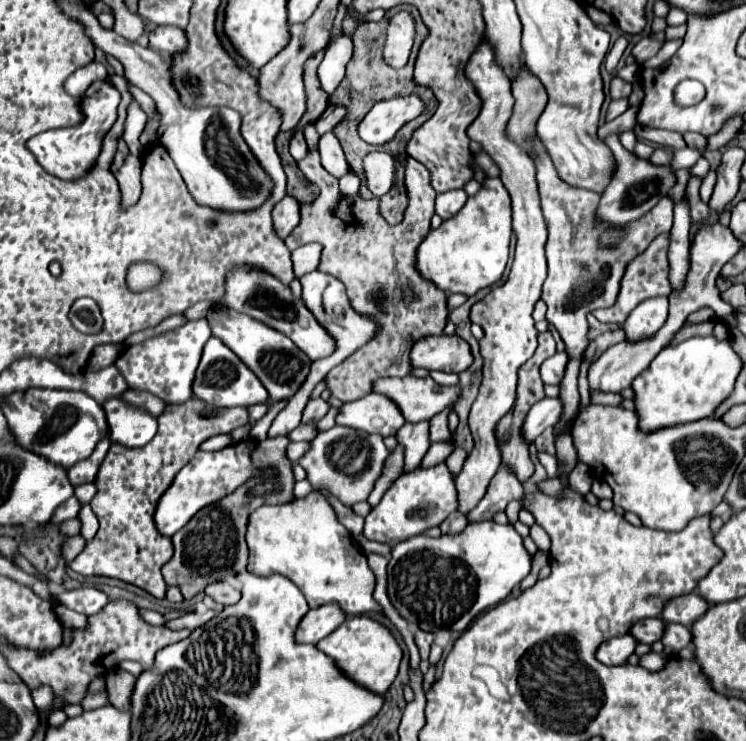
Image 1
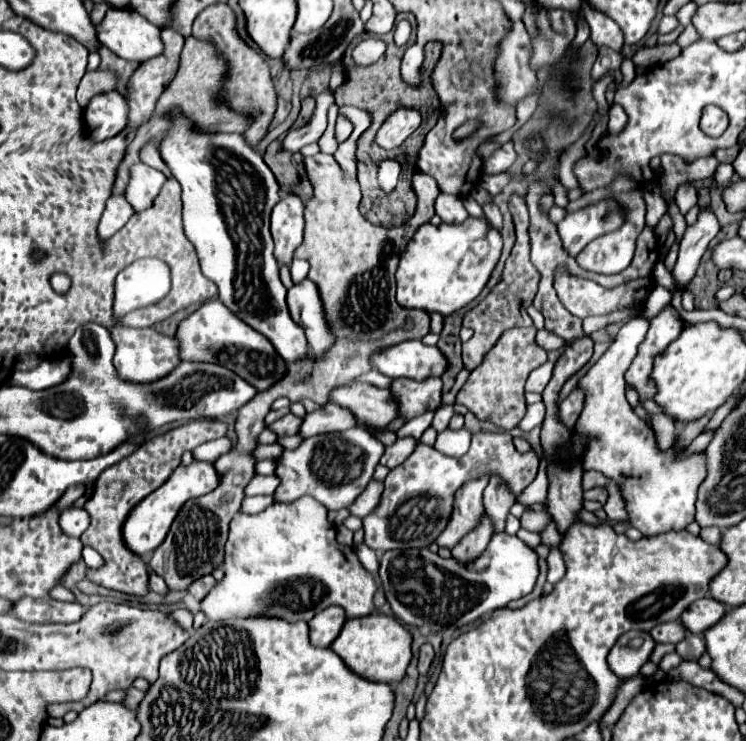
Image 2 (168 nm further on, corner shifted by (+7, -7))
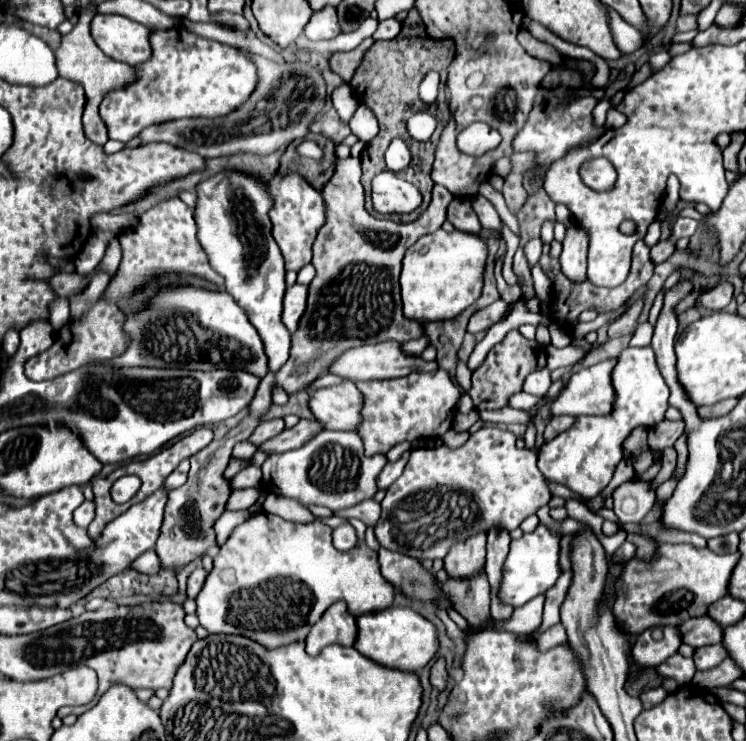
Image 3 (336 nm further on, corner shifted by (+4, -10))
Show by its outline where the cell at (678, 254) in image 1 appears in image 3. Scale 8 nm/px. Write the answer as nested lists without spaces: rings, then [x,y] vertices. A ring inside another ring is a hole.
[[[650,346],[622,350],[612,370],[612,412],[604,416],[576,416],[568,430],[544,444],[538,454],[538,468],[544,478],[564,484],[584,500],[590,500],[608,486],[618,462],[622,460],[622,444],[630,432],[634,428],[650,430],[664,420],[664,412],[668,410],[668,386],[664,384],[654,360],[656,356]]]

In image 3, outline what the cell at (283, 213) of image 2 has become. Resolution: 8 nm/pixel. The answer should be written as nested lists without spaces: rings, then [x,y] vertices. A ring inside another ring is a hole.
[[[276,174],[268,182],[268,194],[274,200],[274,206],[268,212],[272,222],[272,236],[278,248],[282,250],[282,256],[286,260],[286,270],[298,272],[302,266],[310,264],[314,238],[322,228],[322,224],[326,224],[324,198],[320,190],[312,188],[310,182],[300,174]]]

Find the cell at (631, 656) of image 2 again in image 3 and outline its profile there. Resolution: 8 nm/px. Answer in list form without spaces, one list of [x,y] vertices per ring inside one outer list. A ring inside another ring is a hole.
[[[676,626],[648,628],[636,636],[632,644],[632,658],[642,668],[654,668],[674,656],[682,644],[680,632]]]

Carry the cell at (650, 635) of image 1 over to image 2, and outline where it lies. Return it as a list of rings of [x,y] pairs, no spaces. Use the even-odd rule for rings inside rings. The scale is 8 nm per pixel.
[[[671,621],[655,625],[655,629],[651,629],[649,635],[655,643],[677,643],[681,641],[681,637],[685,637],[685,629],[677,621]]]

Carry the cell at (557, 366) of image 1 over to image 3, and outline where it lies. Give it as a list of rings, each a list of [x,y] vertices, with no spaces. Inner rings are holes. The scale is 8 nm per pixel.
[[[540,368],[540,370],[532,372],[532,374],[526,378],[522,390],[540,398],[540,396],[544,396],[544,394],[548,392],[550,384],[552,384],[552,382],[550,382],[550,370],[548,370],[548,368]]]

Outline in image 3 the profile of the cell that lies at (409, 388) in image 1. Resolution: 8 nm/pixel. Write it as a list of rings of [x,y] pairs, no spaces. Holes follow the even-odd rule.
[[[340,382],[312,392],[308,408],[328,430],[356,430],[360,424],[360,390],[354,382]]]

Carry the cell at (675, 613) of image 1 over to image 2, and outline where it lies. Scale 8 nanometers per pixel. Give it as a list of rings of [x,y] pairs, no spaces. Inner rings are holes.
[[[703,597],[703,599],[697,599],[681,613],[679,623],[685,625],[683,629],[687,629],[689,633],[703,633],[711,625],[715,625],[715,621],[723,617],[723,613],[725,613],[725,605],[721,605],[711,597]]]

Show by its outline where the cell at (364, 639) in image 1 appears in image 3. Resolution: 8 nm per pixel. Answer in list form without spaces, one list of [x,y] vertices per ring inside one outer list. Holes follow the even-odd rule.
[[[390,606],[380,612],[368,612],[358,618],[358,640],[356,650],[362,652],[366,658],[384,664],[388,668],[418,672],[424,668],[438,652],[438,630],[432,622],[424,616],[414,612],[408,606]]]

